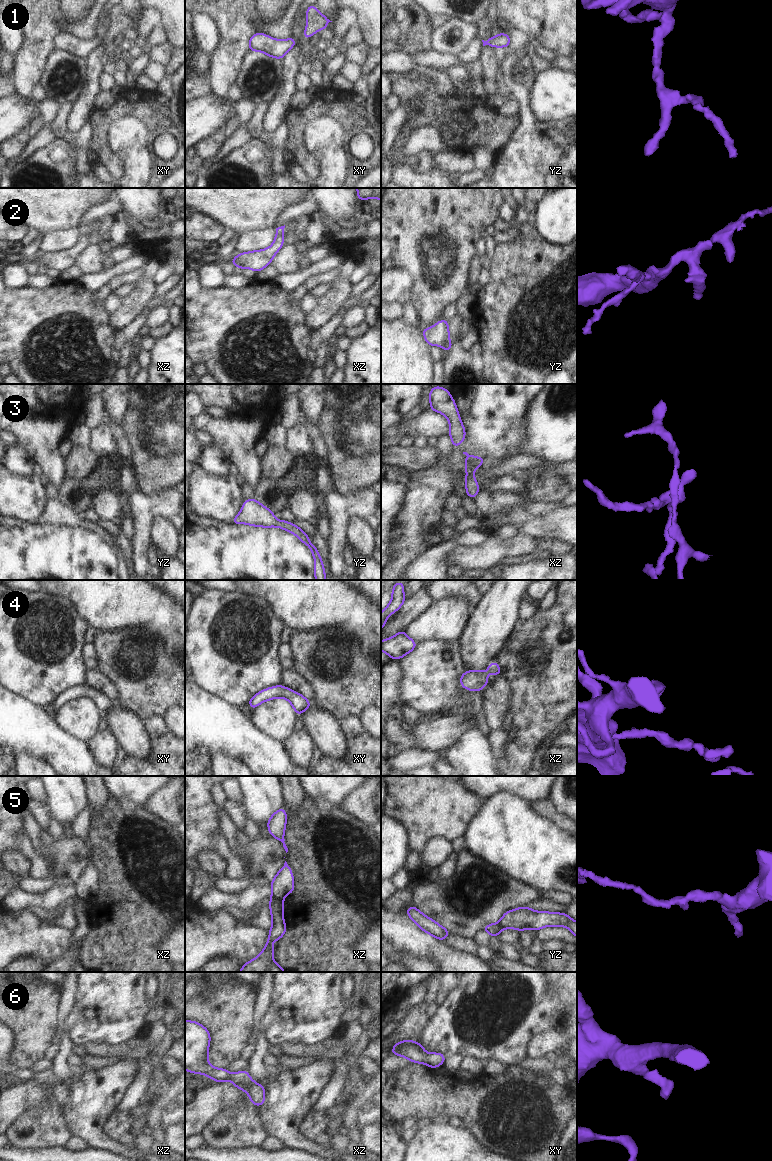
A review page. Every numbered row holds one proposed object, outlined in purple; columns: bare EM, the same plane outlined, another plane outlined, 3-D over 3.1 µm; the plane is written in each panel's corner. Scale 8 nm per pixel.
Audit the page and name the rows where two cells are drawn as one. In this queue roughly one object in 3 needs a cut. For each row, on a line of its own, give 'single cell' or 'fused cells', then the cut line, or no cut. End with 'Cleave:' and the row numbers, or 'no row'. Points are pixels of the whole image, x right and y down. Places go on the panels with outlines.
1: single cell | no cut
2: single cell | no cut
3: single cell | no cut
4: single cell | no cut
5: fused cells | xz (272, 895), (281, 900)
6: single cell | no cut
Cleave: 5

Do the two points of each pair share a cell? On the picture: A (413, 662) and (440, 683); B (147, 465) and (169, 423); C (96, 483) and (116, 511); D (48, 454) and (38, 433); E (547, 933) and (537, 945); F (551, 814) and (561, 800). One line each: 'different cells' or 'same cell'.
A: same cell
B: same cell
C: different cells
D: same cell
E: different cells
F: different cells

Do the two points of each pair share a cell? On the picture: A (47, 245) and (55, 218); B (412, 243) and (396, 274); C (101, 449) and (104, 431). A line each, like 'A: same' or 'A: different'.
A: different
B: different
C: same

